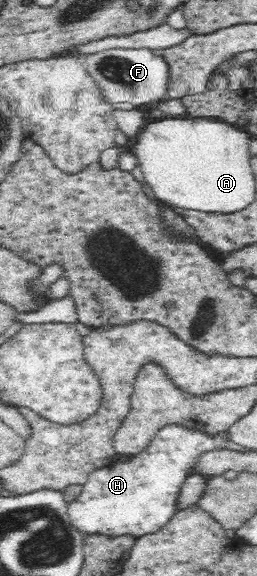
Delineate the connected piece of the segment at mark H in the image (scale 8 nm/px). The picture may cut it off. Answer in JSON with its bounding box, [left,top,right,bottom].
[68,422,217,540]

